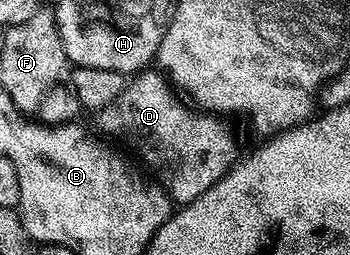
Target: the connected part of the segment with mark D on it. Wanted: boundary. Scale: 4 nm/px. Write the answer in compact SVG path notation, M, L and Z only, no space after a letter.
M152 71L133 75L124 92L118 94L110 106L95 113L95 127L105 137L117 136L125 140L156 171L154 176L160 187L177 205L183 206L206 194L210 186L227 174L238 158L236 144L231 134L216 121L219 119L196 110L190 112L168 90L170 86L165 77Z

